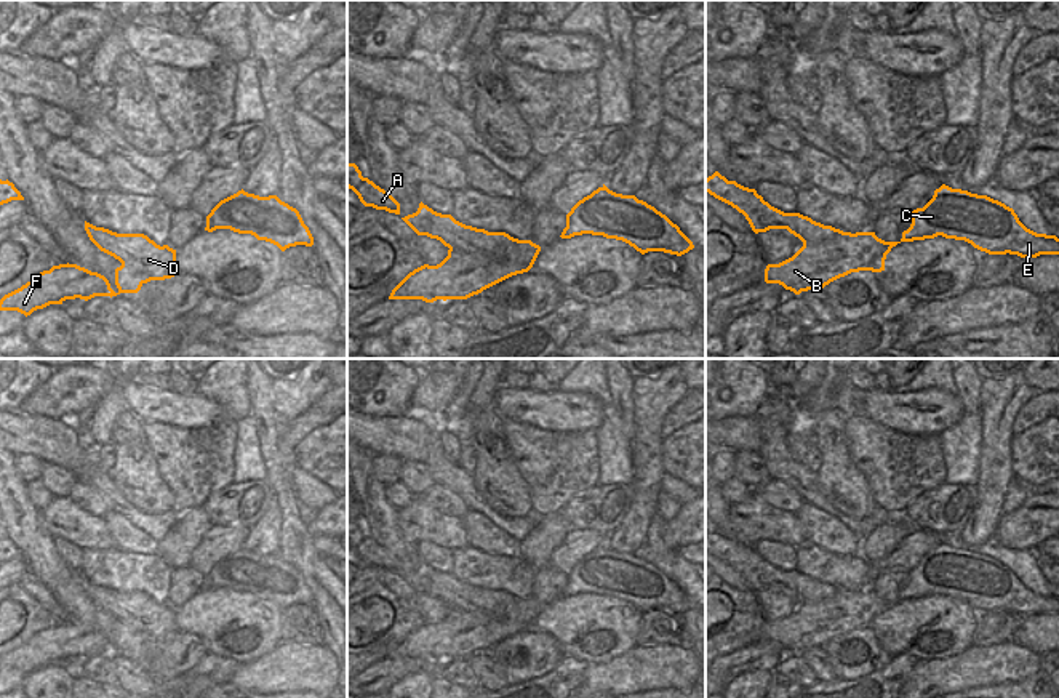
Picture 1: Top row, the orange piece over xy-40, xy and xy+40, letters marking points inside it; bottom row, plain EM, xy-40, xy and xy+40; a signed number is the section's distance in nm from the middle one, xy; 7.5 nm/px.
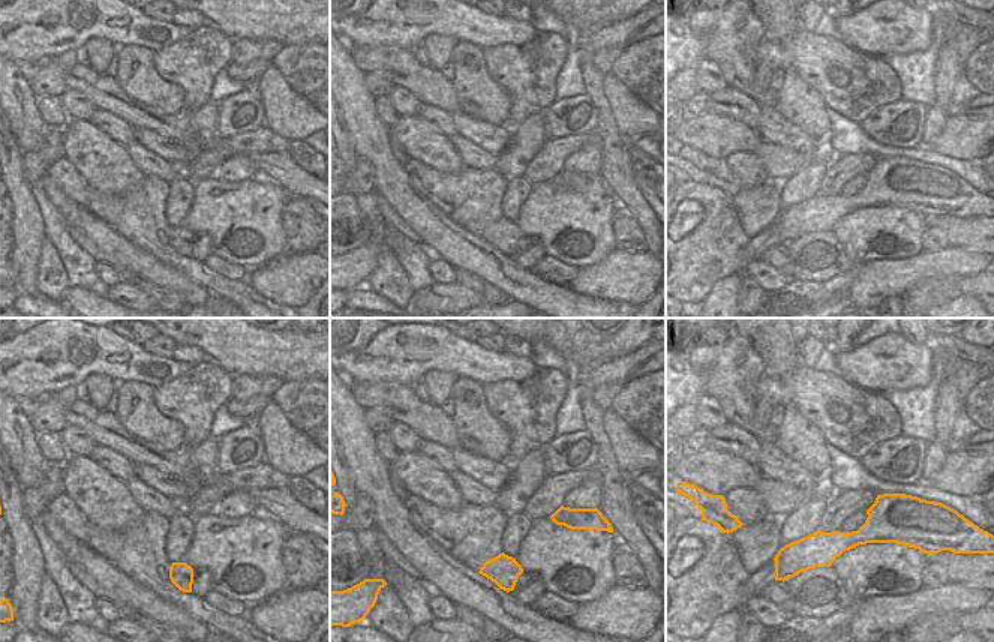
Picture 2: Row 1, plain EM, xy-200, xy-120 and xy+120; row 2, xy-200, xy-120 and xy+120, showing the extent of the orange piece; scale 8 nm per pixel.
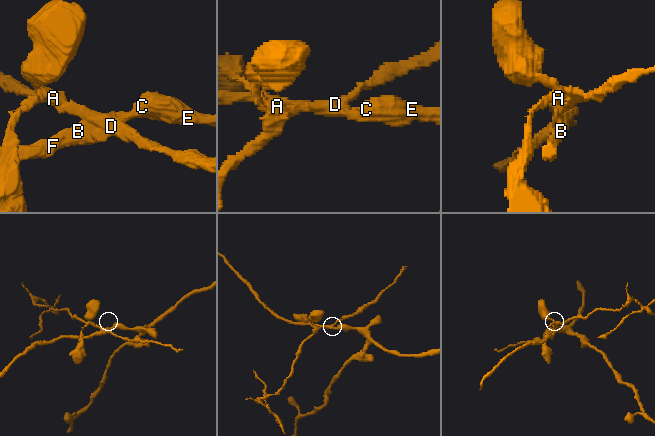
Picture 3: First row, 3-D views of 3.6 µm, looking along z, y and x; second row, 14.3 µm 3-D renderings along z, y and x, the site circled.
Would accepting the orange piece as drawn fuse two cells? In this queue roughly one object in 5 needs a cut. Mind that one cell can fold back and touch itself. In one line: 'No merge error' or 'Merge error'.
Merge error.

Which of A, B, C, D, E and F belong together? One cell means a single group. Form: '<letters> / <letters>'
A D / B C E F

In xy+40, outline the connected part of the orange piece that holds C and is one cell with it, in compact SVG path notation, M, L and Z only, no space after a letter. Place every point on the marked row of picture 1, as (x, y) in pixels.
M942 184L923 208L912 211L912 224L899 242L885 242L872 232L845 255L830 253L822 243L803 245L792 258L768 264L765 282L779 283L795 295L824 288L851 272L881 272L886 255L897 243L937 235L965 240L989 255L1059 255L1059 239L1027 229L1013 208L987 195Z

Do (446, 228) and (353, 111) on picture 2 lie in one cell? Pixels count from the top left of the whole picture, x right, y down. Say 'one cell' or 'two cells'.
one cell

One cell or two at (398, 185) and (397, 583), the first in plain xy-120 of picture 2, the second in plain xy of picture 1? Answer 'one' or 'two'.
two

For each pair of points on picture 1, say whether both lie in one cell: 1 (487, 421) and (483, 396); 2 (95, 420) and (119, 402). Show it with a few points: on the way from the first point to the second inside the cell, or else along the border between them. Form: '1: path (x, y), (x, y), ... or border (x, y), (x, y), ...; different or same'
1: border (490, 407), (480, 410); different
2: path (101, 415), (112, 404); same

